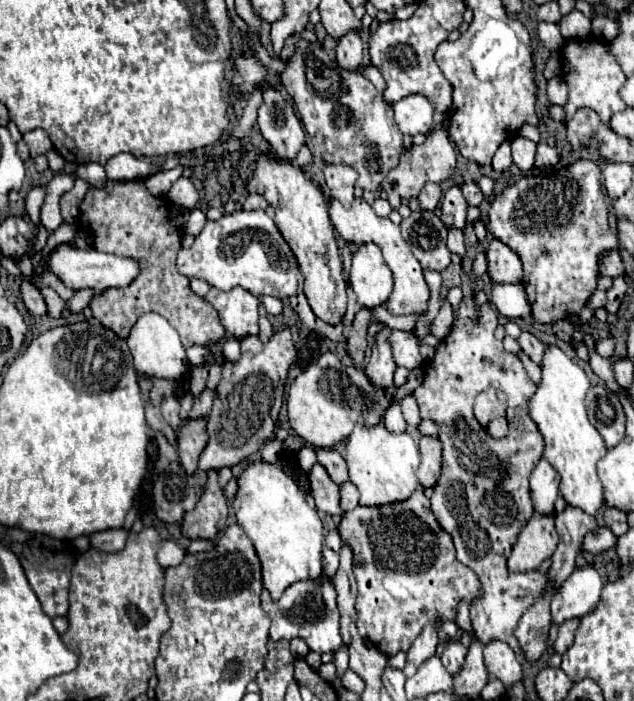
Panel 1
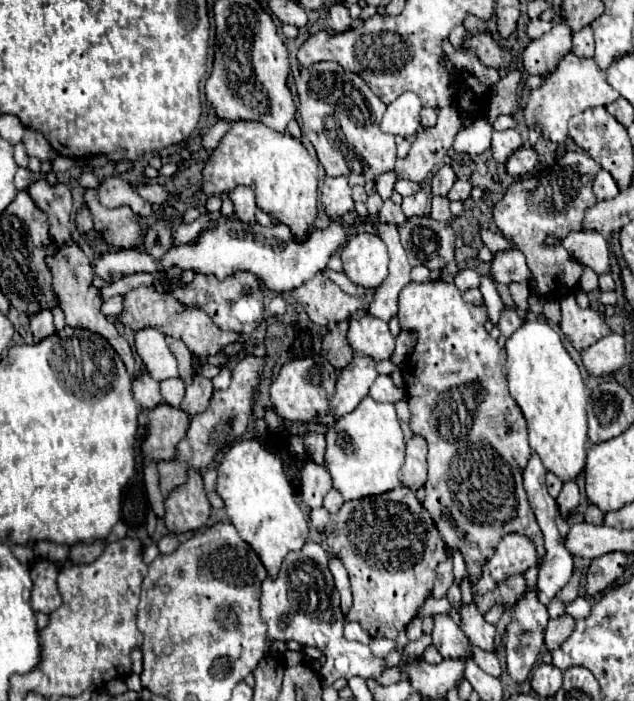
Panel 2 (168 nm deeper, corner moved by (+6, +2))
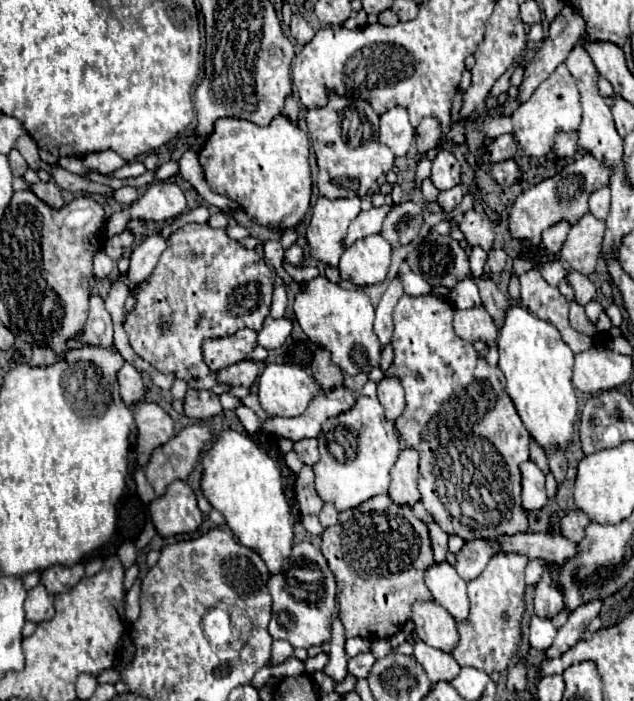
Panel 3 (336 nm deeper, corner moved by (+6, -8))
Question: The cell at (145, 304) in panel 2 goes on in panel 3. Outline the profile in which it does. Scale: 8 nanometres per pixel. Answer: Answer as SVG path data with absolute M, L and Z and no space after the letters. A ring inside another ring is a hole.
M246 328L246 330L238 330L232 336L204 340L202 354L210 370L220 370L240 360L246 360L246 356L252 352L254 346L256 346L256 332Z

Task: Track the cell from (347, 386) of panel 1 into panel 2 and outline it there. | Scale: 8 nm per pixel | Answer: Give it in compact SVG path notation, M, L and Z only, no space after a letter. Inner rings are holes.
M308 356L308 358L298 358L288 364L284 364L278 372L278 376L272 380L270 386L270 400L274 404L274 410L290 422L312 422L314 414L330 410L328 398L334 392L334 382L336 382L336 370L326 362L322 356Z

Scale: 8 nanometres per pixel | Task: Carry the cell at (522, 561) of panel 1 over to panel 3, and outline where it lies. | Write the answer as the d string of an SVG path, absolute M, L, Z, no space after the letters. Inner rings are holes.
M496 554L484 572L468 582L470 616L458 624L460 644L452 656L460 666L474 666L486 674L506 670L520 646L520 618L524 612L524 568L528 558L522 554Z

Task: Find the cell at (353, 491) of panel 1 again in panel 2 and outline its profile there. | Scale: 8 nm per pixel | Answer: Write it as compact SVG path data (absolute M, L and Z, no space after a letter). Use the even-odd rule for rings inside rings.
M330 490L324 498L324 508L328 512L338 512L342 504L344 504L344 498L342 498L342 494L338 494L338 490Z

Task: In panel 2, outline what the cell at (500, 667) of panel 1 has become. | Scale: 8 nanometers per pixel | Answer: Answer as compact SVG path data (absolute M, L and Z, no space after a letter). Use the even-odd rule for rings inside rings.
M474 602L460 606L460 626L474 646L486 652L494 652L496 628L484 620L484 614L478 612Z

